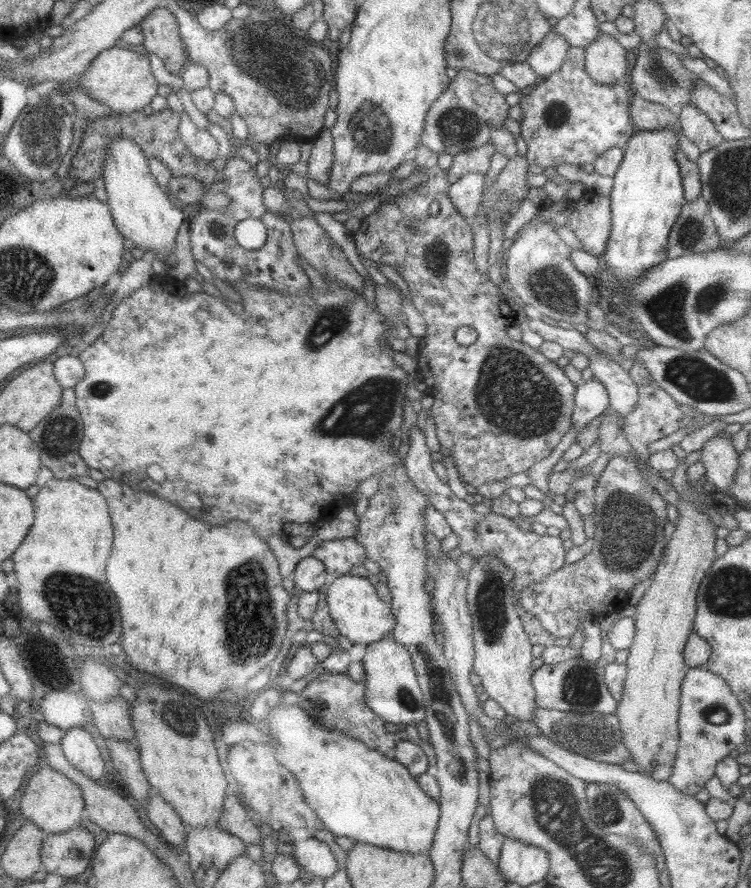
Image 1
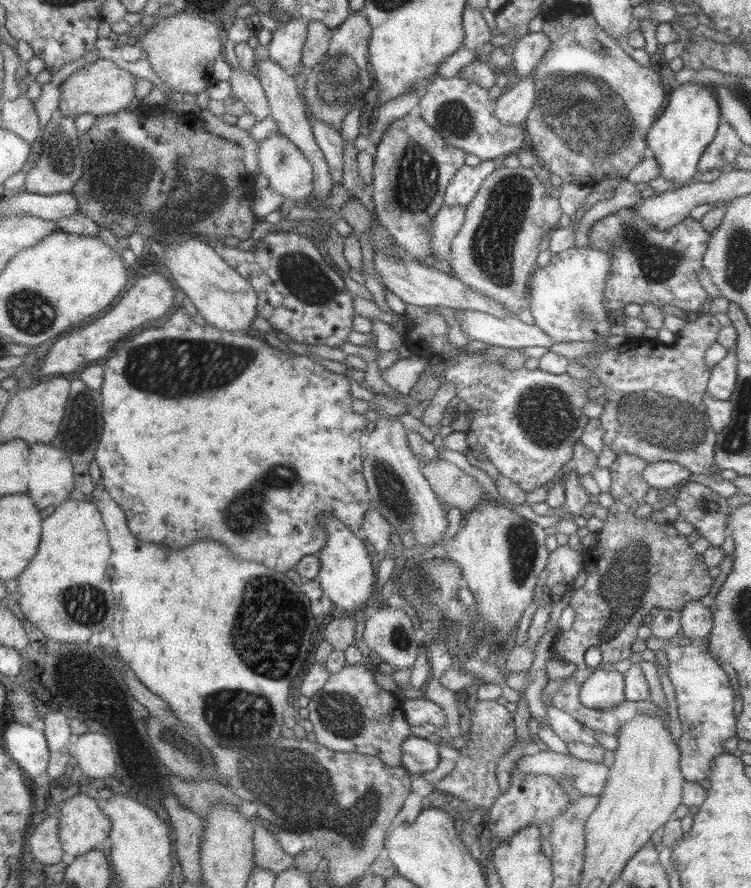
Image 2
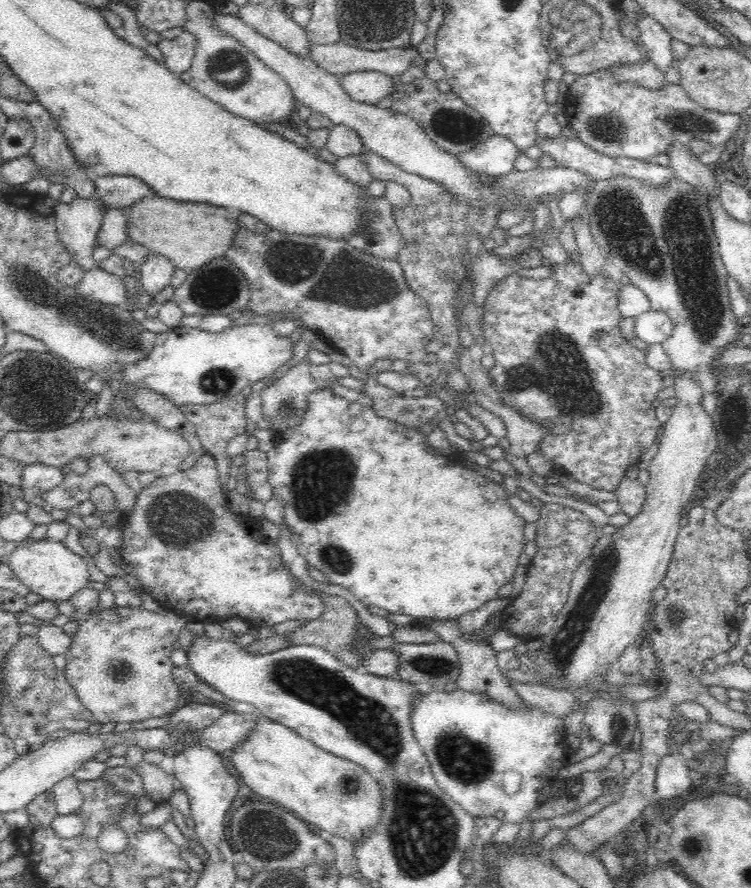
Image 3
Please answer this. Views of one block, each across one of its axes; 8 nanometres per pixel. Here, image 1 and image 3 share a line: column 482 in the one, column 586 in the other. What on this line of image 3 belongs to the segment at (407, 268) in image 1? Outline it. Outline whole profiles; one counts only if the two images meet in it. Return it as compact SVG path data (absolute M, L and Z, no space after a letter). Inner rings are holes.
M570 257L566 258L564 264L549 264L550 267L557 267L557 271L550 277L545 279L532 279L527 277L520 277L519 275L510 274L508 278L500 280L486 298L486 304L482 308L482 328L483 336L485 337L486 344L492 349L494 357L494 366L486 371L488 378L493 382L493 385L498 391L499 397L503 400L504 404L515 408L521 412L528 420L538 425L544 436L538 444L537 453L542 455L546 460L554 463L555 469L564 468L570 476L579 483L589 484L593 489L606 490L608 492L616 493L618 484L625 478L626 472L631 467L636 467L640 462L640 457L645 454L649 448L652 448L654 440L662 430L658 419L656 418L656 400L660 390L672 386L672 376L662 378L660 372L654 370L647 365L645 359L645 351L641 351L633 347L629 340L625 339L620 332L618 322L622 319L618 310L619 303L619 290L624 283L624 280L613 280L608 273L604 277L590 277L582 265L571 261ZM554 424L563 424L568 427L566 434L556 436L552 432Z

